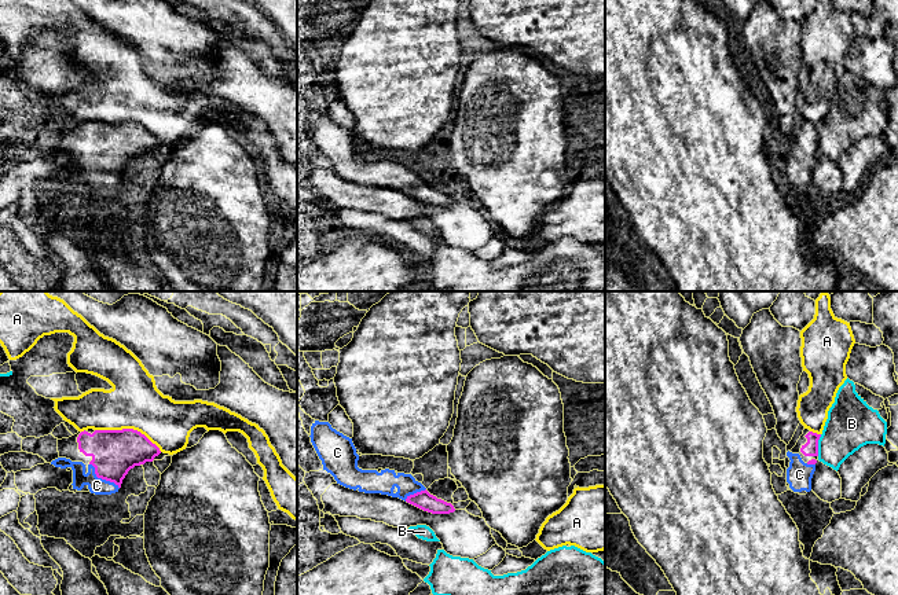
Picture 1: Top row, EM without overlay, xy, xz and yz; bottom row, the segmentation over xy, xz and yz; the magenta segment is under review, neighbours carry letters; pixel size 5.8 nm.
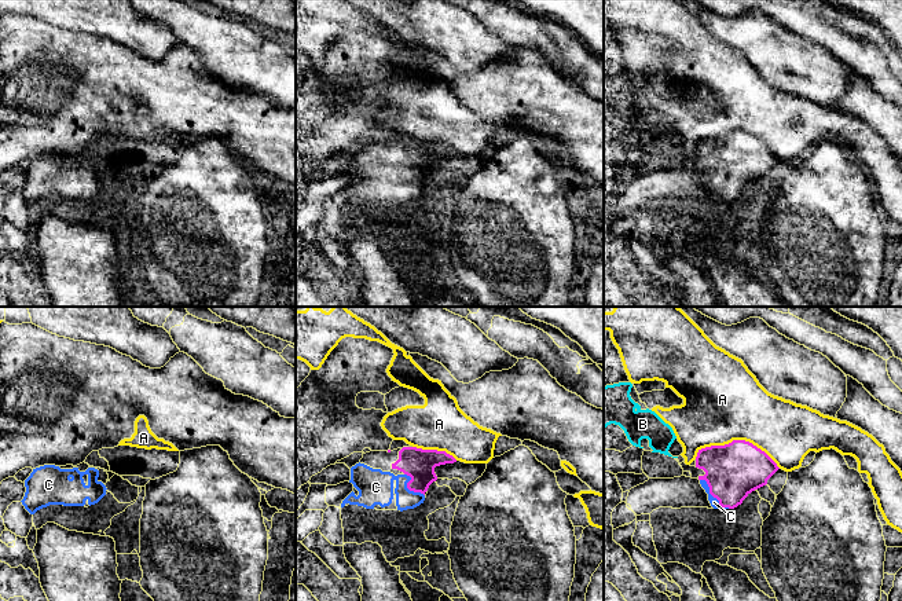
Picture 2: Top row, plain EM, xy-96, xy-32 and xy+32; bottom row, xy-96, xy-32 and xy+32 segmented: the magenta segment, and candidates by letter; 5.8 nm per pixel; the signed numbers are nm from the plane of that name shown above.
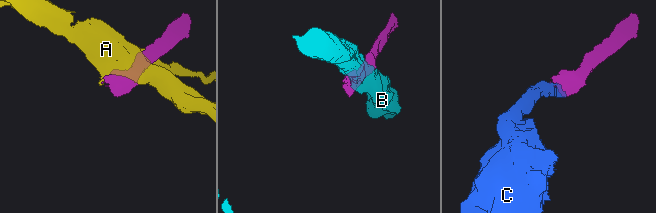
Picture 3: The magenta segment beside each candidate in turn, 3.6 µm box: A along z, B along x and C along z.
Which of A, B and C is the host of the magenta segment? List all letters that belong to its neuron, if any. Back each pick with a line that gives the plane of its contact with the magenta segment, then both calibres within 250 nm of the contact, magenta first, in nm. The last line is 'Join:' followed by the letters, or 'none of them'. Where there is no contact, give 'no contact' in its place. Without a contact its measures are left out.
C: contact in xy; calibres 280 and 100 nm
Join: C

